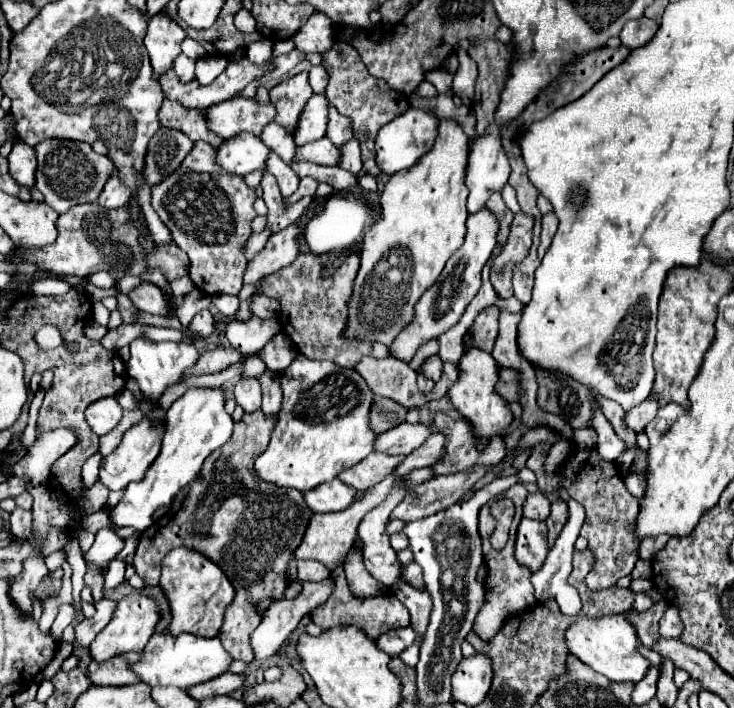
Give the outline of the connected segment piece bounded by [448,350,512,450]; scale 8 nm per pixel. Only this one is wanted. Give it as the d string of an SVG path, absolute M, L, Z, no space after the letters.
M468 350L460 360L458 370L460 370L458 380L448 390L448 398L450 398L452 406L458 410L458 414L470 424L476 448L484 450L484 446L488 446L490 438L502 436L504 430L512 422L512 412L506 404L506 400L494 392L494 384L498 382L498 364L492 358L492 354L488 354L484 350Z

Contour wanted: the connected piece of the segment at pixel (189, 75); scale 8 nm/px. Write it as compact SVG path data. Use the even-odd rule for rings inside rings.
M180 54L172 68L182 82L190 82L190 80L194 80L194 64L196 64L196 60L188 58L186 54Z

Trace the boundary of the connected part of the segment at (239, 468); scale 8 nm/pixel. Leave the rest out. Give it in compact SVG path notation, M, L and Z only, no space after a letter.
M256 412L256 414L246 414L242 416L242 420L234 422L234 432L232 438L212 456L208 456L204 460L202 466L202 476L194 482L190 482L188 486L180 488L180 492L176 494L176 498L172 500L172 506L168 510L166 516L162 516L158 522L154 522L148 530L142 532L140 536L140 544L136 548L134 554L134 568L136 574L148 584L148 586L156 586L158 578L160 578L160 562L162 558L174 550L174 548L190 548L196 550L200 554L204 554L208 560L216 562L224 574L228 576L228 580L234 586L234 600L232 604L226 608L226 616L224 616L224 624L220 630L220 638L224 648L232 654L234 660L242 660L242 662L252 662L252 650L250 650L250 634L252 630L260 624L260 616L256 612L256 604L262 598L282 598L284 588L288 586L288 560L292 556L292 552L298 548L298 544L304 538L308 520L312 516L312 510L308 508L308 504L304 502L302 492L298 490L286 490L286 488L278 488L274 484L262 482L252 470L254 470L254 460L266 450L268 442L270 442L270 434L276 428L278 422L278 414L276 418L268 418L264 416L264 412Z

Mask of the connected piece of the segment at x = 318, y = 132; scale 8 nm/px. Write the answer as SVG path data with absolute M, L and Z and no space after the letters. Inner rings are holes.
M314 94L298 118L294 134L296 146L320 140L326 134L326 126L328 126L328 100L324 94Z

